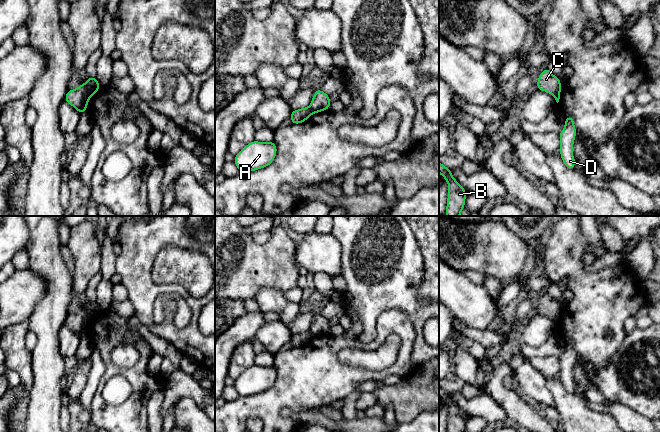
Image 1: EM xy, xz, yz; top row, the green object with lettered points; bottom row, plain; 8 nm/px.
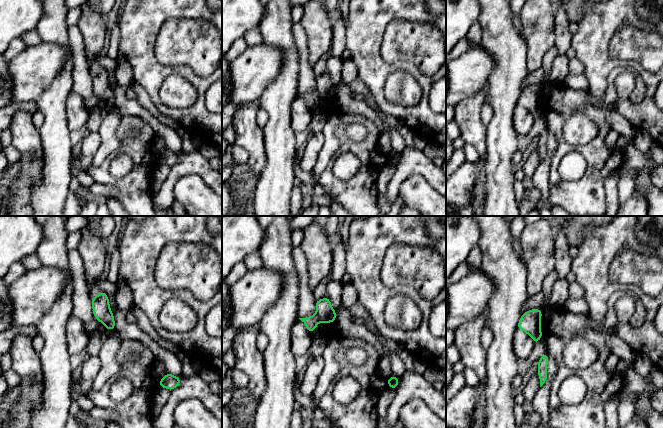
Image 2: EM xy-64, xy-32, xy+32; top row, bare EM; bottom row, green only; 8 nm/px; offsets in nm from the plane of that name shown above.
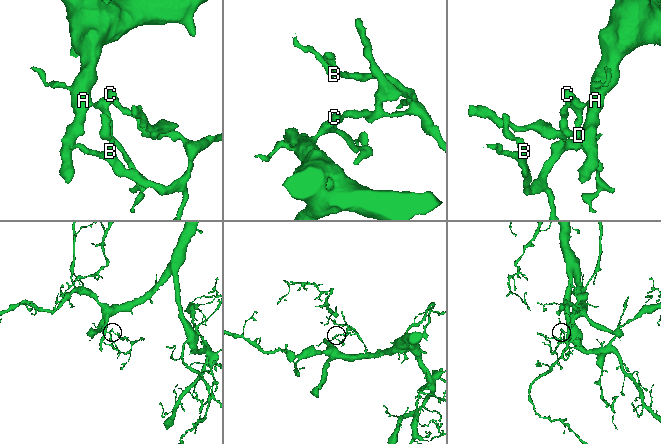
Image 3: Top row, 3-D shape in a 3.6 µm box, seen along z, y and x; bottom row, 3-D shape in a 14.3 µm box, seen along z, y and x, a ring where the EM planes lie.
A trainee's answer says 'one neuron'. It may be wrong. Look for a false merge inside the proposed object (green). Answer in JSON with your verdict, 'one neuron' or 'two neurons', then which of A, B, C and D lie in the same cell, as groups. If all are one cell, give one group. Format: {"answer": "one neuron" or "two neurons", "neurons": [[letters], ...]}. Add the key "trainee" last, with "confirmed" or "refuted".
{"answer": "two neurons", "neurons": [["A", "D"], ["B", "C"]], "trainee": "refuted"}

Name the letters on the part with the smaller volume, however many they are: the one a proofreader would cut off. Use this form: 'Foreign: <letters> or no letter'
Foreign: B, C

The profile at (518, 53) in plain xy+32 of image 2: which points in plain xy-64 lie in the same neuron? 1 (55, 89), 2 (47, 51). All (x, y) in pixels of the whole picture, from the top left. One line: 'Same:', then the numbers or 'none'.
Same: 1

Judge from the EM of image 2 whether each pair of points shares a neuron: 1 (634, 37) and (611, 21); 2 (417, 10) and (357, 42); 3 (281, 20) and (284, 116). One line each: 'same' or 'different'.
1: different
2: same
3: same

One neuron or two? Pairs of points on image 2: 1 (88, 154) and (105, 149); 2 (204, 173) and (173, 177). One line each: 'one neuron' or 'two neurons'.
1: two neurons
2: one neuron

